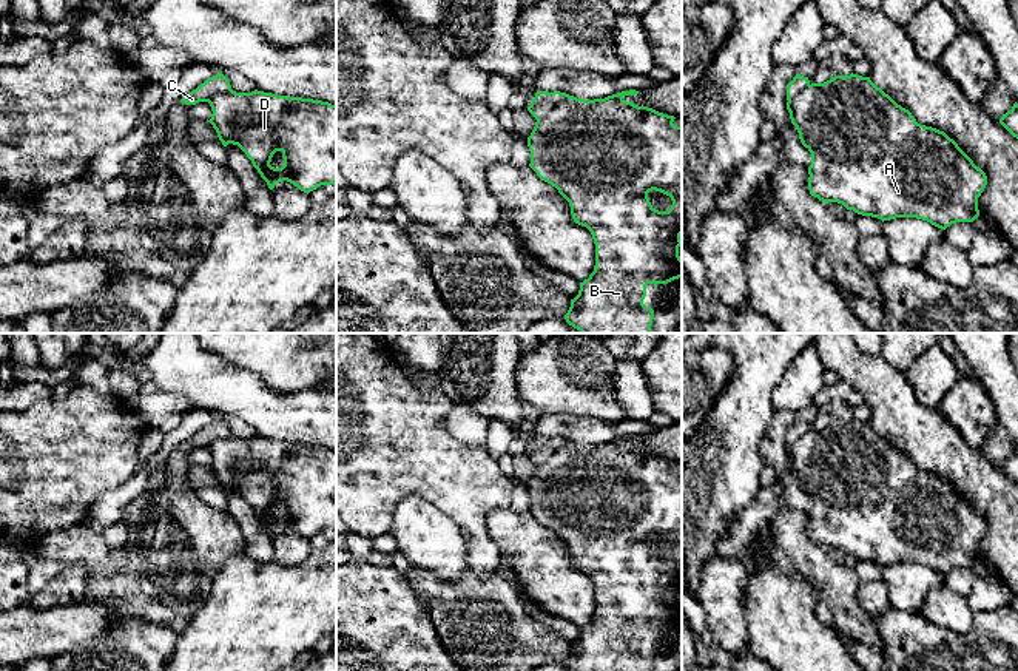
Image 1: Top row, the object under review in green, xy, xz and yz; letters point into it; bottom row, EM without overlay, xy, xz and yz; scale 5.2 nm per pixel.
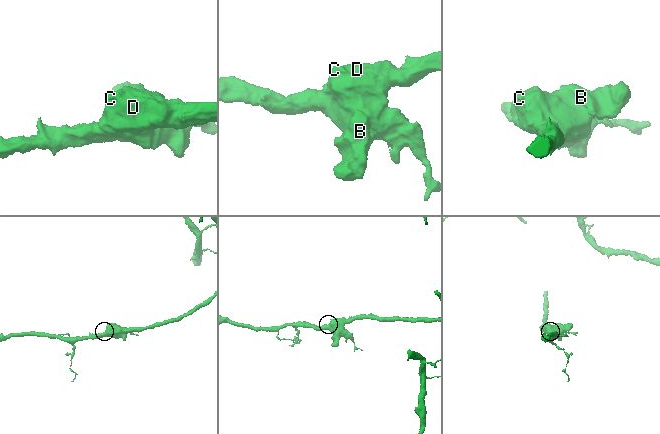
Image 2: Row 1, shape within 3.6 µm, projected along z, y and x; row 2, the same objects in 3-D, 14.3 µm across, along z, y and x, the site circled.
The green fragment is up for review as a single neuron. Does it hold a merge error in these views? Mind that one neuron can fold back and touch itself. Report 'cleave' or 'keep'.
cleave

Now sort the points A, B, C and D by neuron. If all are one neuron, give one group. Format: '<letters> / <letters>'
A B D / C

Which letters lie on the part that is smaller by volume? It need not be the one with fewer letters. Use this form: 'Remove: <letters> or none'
Remove: C

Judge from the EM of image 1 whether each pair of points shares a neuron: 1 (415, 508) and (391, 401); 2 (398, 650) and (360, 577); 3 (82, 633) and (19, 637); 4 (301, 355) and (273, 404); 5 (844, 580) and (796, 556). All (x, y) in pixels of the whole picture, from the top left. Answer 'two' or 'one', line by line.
1: two
2: one
3: one
4: two
5: one

